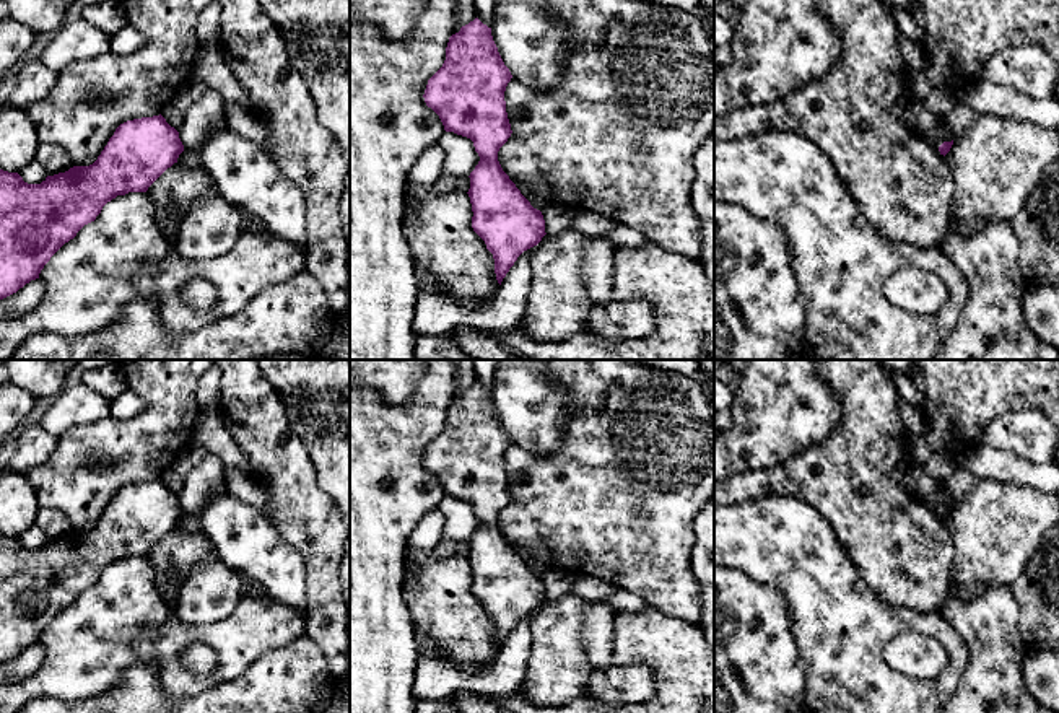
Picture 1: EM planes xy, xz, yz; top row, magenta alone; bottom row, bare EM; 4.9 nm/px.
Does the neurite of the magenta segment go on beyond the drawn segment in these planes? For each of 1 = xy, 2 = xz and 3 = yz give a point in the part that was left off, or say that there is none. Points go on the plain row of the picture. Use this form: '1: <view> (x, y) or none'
1: none
2: none
3: none

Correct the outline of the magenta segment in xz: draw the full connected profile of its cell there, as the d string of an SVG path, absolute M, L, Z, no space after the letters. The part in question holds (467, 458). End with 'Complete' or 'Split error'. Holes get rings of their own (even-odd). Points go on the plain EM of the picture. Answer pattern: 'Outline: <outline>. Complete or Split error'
Outline: M475 383L449 402L446 425L428 444L423 459L426 470L439 480L444 495L470 503L480 521L468 540L470 553L467 558L473 576L472 593L493 619L499 650L517 622L537 610L547 599L542 576L530 570L498 526L499 513L512 498L504 466L511 443L512 440L493 405L491 392Z. Complete

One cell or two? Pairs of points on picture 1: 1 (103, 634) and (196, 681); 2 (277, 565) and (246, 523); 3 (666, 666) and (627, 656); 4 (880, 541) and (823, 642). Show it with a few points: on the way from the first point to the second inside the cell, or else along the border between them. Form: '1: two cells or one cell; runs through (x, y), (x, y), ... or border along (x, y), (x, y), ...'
1: one cell; runs through (126, 634), (137, 634), (173, 669)
2: one cell; runs through (267, 555), (246, 533)
3: one cell; runs through (656, 656), (636, 655)
4: two cells; border along (840, 542), (861, 578), (887, 603)

